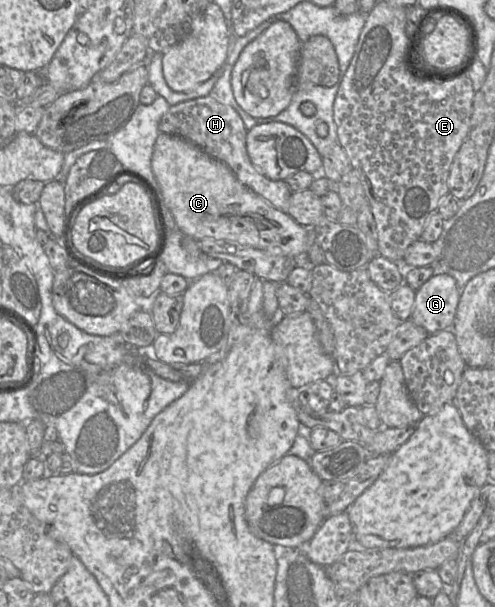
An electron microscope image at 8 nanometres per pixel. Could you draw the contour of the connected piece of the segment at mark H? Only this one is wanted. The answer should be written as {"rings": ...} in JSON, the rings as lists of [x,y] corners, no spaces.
{"rings":[[[209,96],[170,106],[159,123],[160,133],[178,135],[197,145],[208,155],[223,162],[240,183],[264,198],[275,208],[287,213],[292,194],[285,181],[270,180],[251,162],[246,149],[247,129],[235,109]]]}

